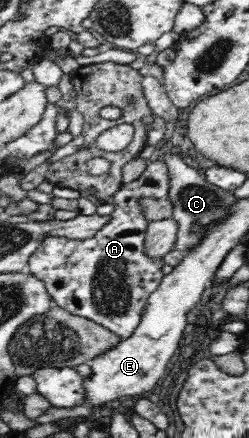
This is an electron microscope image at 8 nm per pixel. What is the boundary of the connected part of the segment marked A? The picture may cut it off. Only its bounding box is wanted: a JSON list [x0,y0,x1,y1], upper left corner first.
[28,158,168,339]

